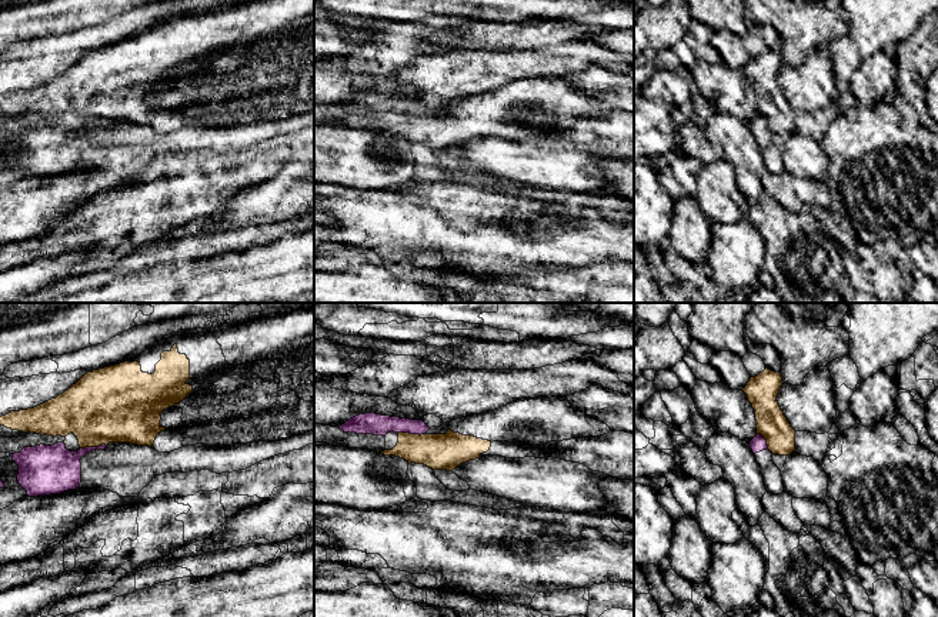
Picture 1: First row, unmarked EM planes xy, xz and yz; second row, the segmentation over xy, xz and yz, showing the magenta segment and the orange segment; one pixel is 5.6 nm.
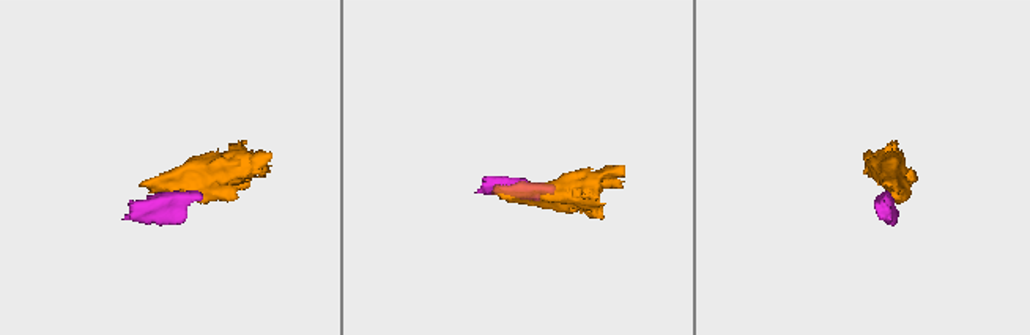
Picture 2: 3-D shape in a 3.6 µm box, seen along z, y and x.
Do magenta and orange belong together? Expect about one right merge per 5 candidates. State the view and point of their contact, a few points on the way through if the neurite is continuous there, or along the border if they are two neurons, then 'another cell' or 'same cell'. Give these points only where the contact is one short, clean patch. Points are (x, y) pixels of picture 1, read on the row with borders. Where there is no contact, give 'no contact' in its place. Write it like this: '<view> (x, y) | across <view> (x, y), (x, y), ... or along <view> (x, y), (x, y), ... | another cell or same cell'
xz (413, 433) | along xz (399, 432), (426, 434) | another cell

